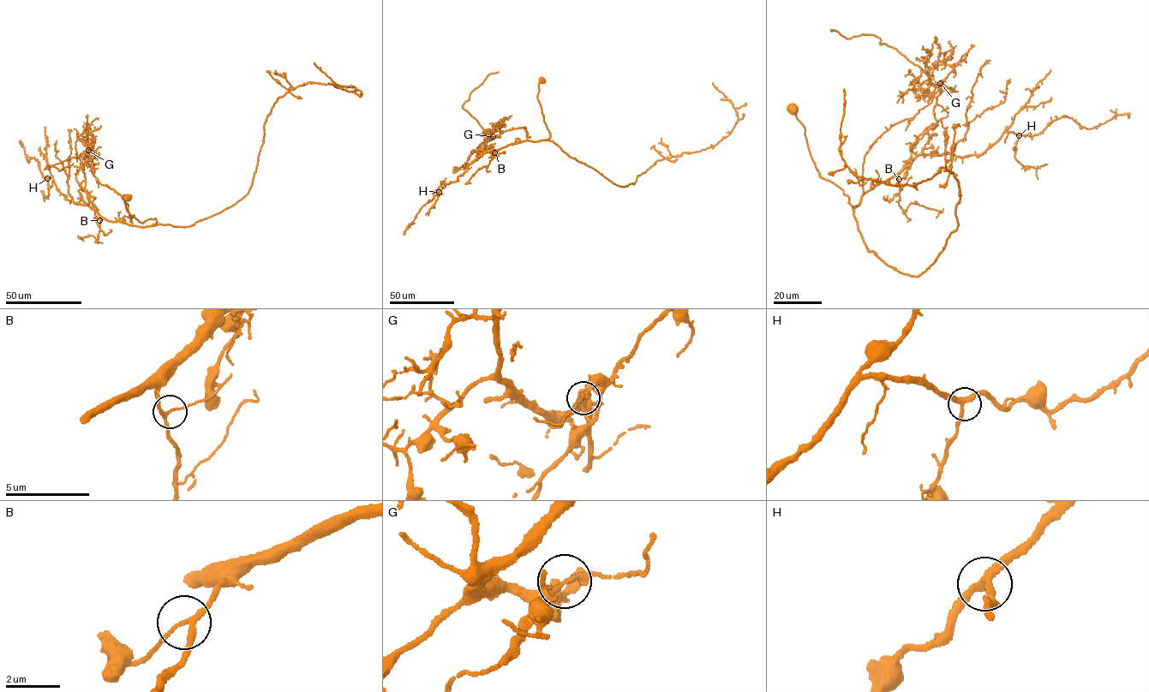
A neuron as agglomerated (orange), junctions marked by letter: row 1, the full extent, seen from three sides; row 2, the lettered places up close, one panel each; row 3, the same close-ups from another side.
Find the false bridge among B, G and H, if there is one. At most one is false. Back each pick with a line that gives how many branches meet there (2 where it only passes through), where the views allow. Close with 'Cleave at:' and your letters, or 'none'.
G: Branches: 3
Cleave at: G

